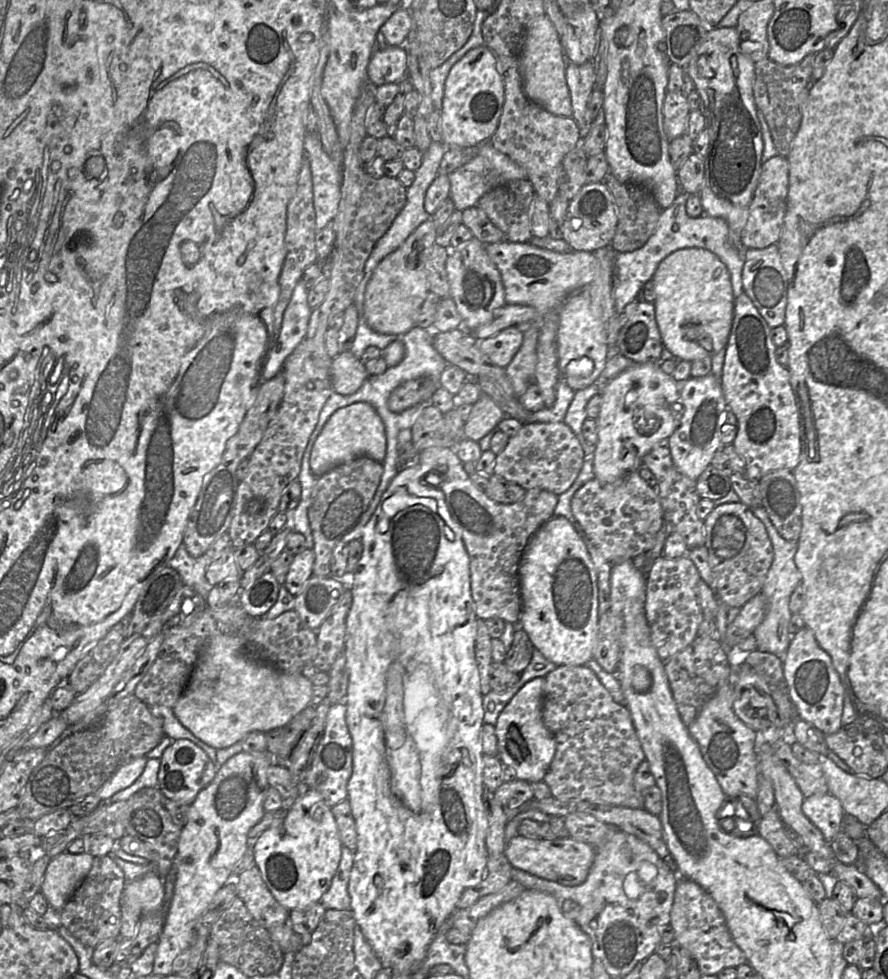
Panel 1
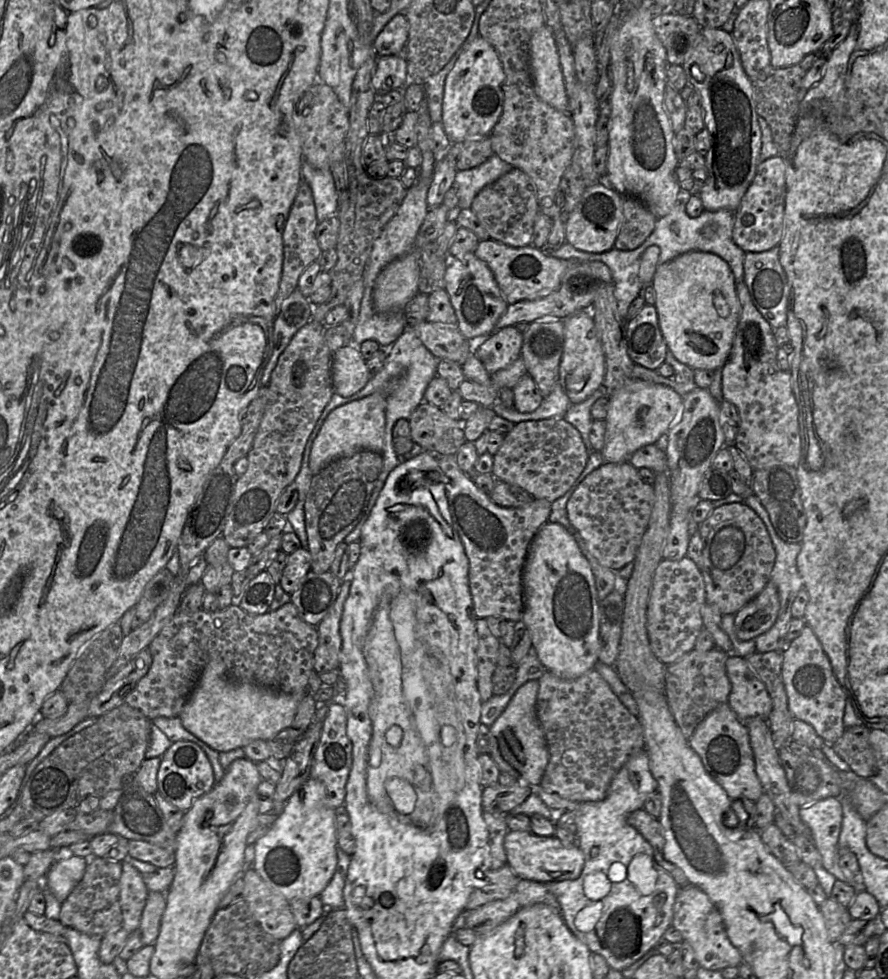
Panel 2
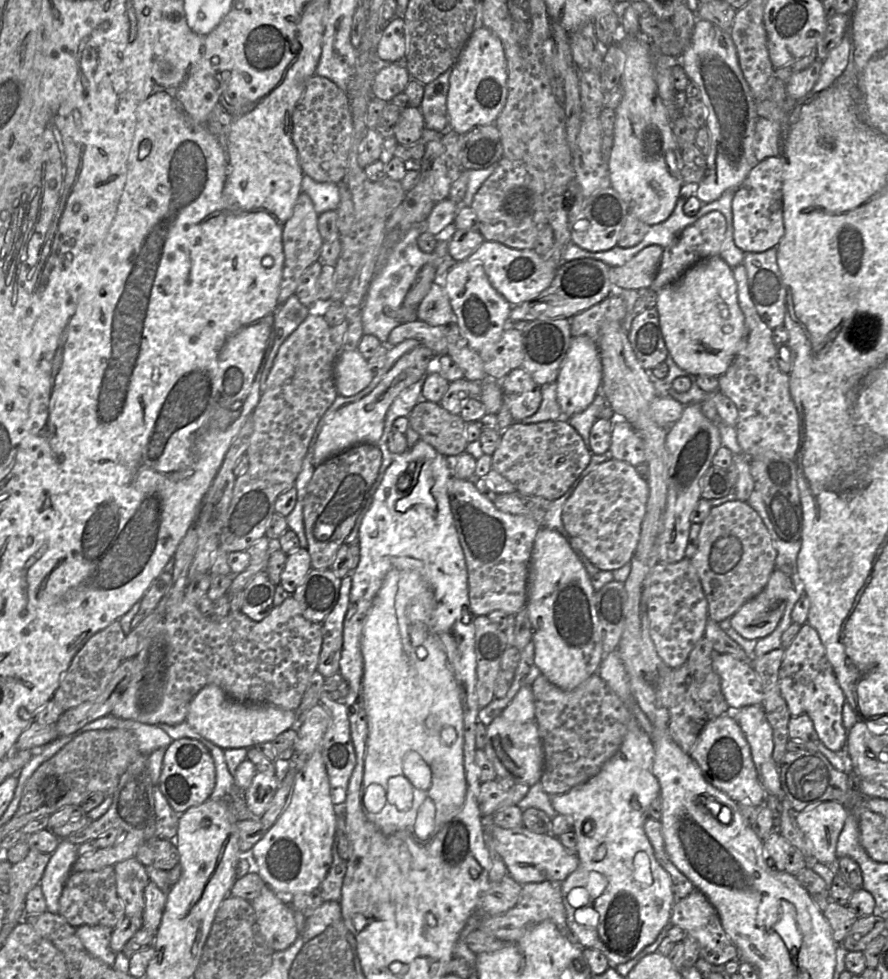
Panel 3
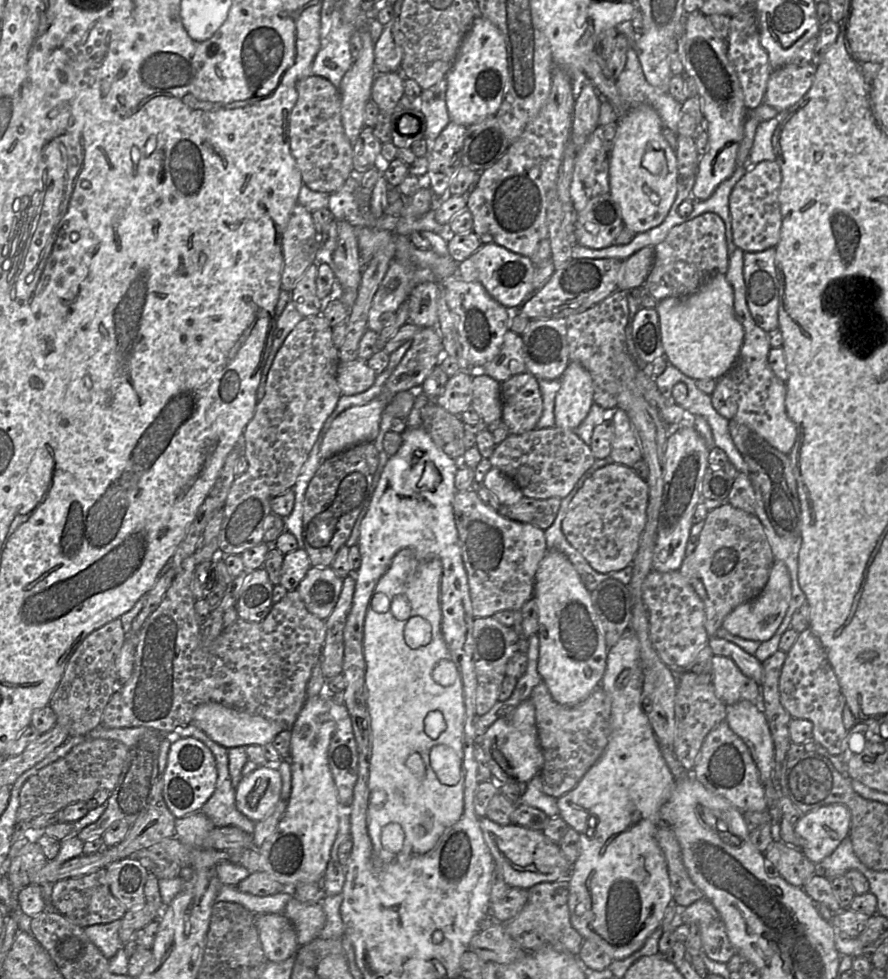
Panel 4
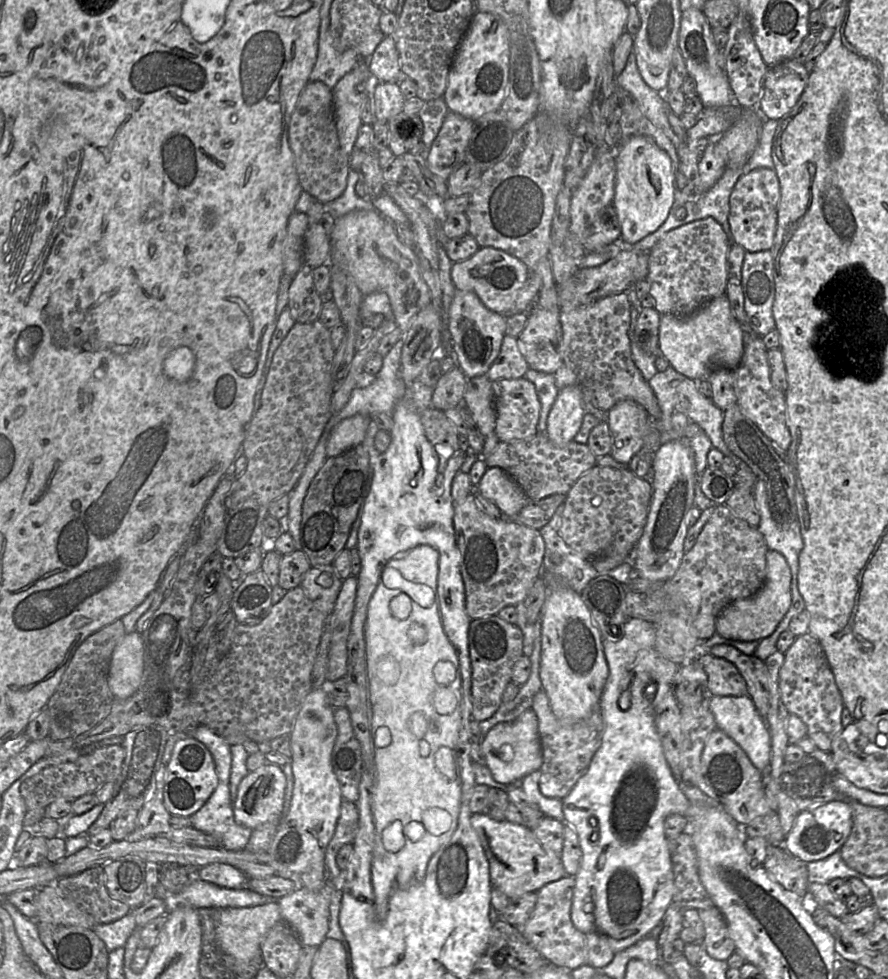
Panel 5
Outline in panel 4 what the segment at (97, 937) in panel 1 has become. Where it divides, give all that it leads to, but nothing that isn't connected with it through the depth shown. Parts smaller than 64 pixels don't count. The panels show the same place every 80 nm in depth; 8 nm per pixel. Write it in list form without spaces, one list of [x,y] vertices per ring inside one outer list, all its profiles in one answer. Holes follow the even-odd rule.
[[[106,868],[79,878],[68,878],[56,882],[52,888],[51,906],[70,922],[82,928],[120,920],[127,912],[109,889]]]

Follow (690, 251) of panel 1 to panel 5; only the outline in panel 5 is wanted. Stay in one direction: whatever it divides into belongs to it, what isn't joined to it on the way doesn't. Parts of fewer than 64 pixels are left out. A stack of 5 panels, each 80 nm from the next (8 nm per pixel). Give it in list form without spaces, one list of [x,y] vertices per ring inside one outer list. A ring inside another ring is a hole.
[[[723,294],[719,297],[710,300],[702,307],[700,307],[697,311],[695,311],[693,314],[687,317],[676,317],[671,314],[660,315],[658,338],[659,338],[659,355],[662,355],[664,358],[666,358],[670,363],[670,365],[672,366],[672,368],[675,369],[677,372],[693,380],[702,380],[702,379],[707,380],[708,375],[713,371],[719,369],[735,368],[739,364],[743,354],[743,333],[740,328],[740,325],[738,324],[737,320],[733,316],[730,303],[726,294]]]

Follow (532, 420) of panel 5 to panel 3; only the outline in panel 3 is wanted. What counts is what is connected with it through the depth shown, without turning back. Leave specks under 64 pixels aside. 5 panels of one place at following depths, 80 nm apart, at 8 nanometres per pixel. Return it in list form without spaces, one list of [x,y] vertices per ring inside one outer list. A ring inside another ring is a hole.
[[[523,368],[509,372],[500,381],[503,403],[508,407],[514,422],[535,414],[540,407],[540,386]]]

